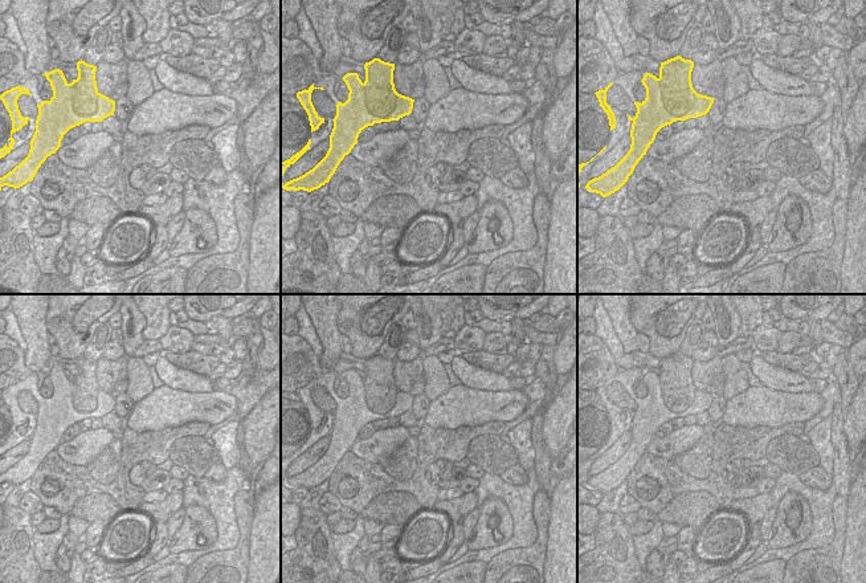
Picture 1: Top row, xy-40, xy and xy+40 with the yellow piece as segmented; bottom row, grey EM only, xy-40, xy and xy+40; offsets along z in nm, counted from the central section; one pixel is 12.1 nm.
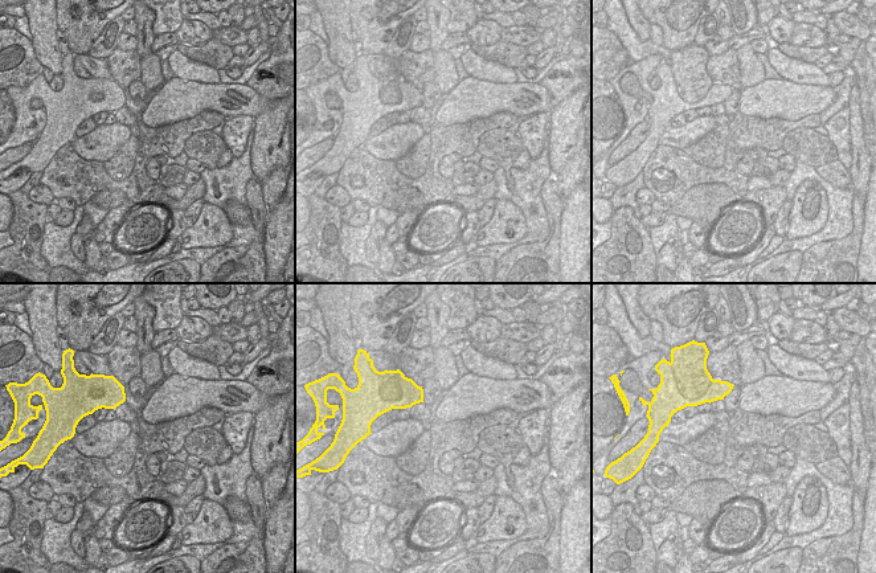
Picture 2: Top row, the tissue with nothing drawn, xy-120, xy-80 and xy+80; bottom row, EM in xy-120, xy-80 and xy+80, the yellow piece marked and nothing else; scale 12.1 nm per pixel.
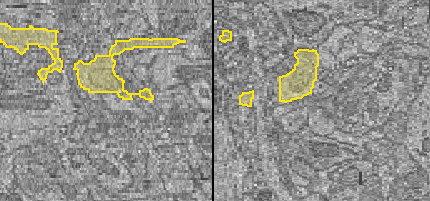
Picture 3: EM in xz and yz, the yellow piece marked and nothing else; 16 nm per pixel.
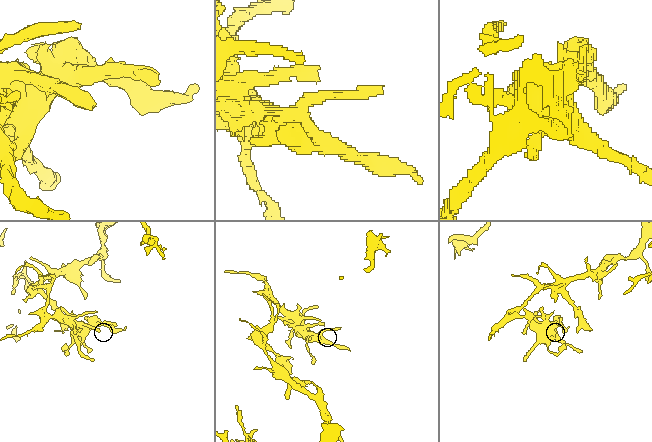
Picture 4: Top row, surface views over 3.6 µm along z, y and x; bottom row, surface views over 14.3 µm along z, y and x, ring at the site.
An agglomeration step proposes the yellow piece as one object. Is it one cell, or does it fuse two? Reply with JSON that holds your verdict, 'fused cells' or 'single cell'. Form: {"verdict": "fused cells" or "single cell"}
{"verdict": "fused cells"}

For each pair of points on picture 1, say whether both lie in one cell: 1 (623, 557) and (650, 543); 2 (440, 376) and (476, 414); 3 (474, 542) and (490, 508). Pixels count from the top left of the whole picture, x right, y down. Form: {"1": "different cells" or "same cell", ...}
{"1": "different cells", "2": "different cells", "3": "same cell"}

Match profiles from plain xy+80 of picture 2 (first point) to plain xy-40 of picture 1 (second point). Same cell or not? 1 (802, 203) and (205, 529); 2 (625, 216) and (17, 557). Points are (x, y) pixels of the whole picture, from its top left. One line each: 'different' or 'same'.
1: same
2: same

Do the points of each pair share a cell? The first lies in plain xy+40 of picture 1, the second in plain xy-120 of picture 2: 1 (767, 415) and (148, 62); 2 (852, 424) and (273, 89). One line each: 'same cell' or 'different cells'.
1: different cells
2: different cells

